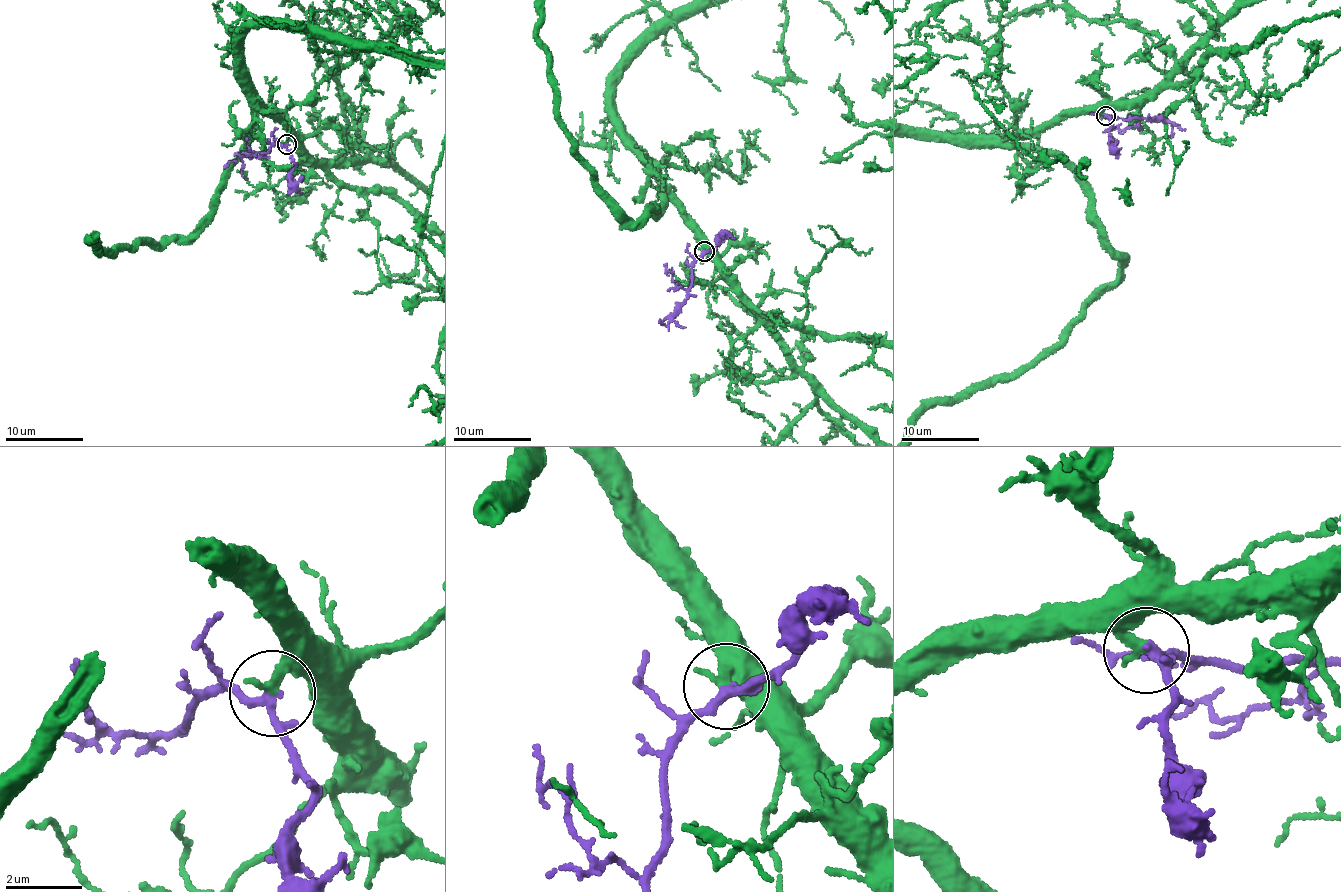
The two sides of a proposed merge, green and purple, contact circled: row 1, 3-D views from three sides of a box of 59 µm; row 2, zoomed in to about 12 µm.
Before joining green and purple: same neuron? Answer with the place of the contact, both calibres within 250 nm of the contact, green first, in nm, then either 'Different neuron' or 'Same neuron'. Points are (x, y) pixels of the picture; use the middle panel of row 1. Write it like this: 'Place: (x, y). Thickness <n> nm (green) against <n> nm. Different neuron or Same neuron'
Place: (704, 251). Thickness 280 nm (green) against 220 nm. Same neuron

